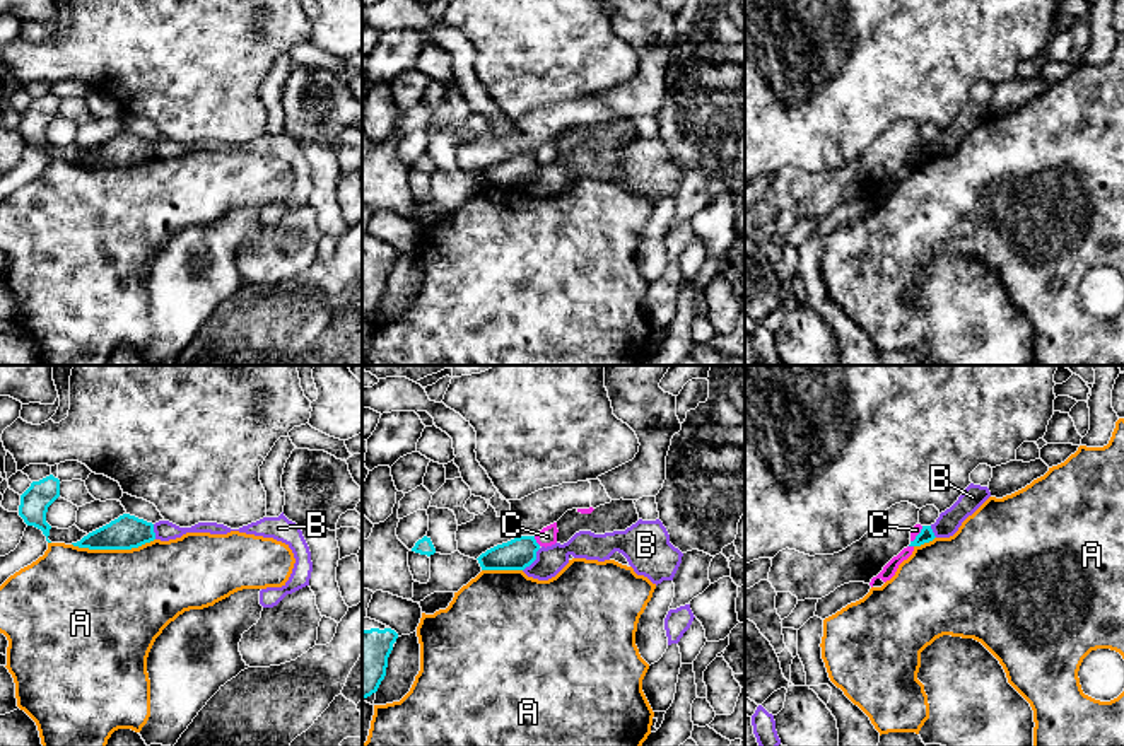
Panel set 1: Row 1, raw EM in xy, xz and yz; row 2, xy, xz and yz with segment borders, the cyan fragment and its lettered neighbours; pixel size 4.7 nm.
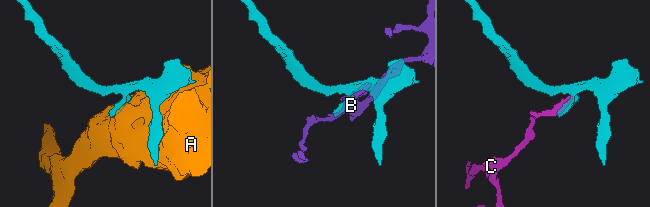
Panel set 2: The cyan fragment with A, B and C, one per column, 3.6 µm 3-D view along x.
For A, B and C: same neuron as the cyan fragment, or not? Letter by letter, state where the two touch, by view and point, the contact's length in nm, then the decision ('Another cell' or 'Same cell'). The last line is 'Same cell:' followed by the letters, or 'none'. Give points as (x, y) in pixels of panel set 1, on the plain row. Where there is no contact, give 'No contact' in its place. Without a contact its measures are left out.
A: Touches cyan at xy (113, 166). Shared border 400 nm. Another cell
B: Touches cyan at xz (533, 178). Shared border 140 nm. Another cell
C: Touches cyan at xz (535, 159). Shared border 60 nm. Another cell
Same cell: none

